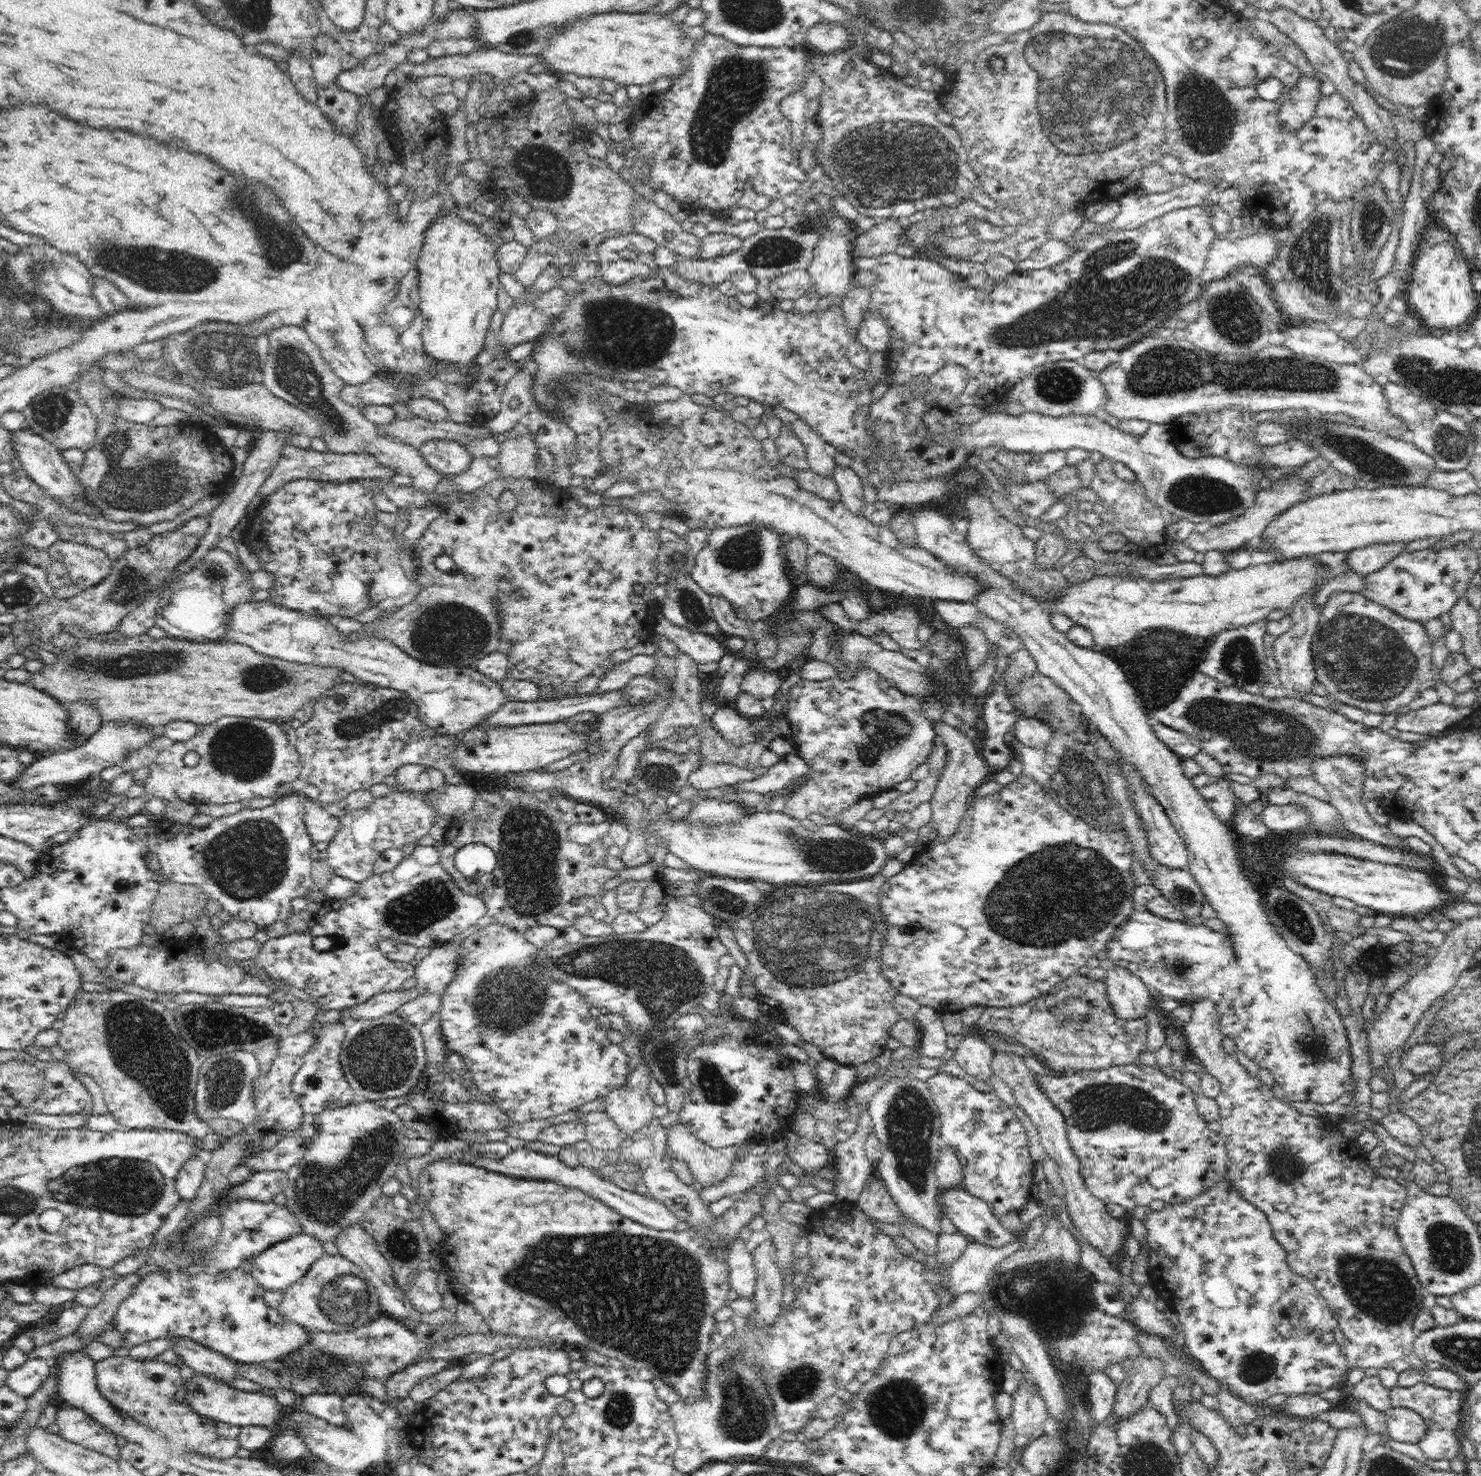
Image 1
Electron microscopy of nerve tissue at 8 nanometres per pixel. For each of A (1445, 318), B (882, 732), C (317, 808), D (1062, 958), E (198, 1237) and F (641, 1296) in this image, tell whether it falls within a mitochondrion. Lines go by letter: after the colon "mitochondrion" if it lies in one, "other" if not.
A: other
B: mitochondrion
C: other
D: other
E: mitochondrion
F: mitochondrion

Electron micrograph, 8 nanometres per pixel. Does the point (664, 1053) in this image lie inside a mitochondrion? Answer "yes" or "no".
yes

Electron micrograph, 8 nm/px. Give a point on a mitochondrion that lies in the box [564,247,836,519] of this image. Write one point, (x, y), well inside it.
(624, 334)

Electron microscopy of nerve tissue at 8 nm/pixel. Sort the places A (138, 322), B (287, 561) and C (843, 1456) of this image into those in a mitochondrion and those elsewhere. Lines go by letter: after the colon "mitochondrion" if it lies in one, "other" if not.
A: other
B: other
C: other

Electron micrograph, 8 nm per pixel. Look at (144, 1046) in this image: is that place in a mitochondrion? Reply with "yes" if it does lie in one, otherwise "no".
yes

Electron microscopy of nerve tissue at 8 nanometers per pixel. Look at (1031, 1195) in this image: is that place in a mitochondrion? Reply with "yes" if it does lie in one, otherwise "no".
no

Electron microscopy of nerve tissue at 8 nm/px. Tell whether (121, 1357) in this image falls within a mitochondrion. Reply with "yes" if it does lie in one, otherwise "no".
no

